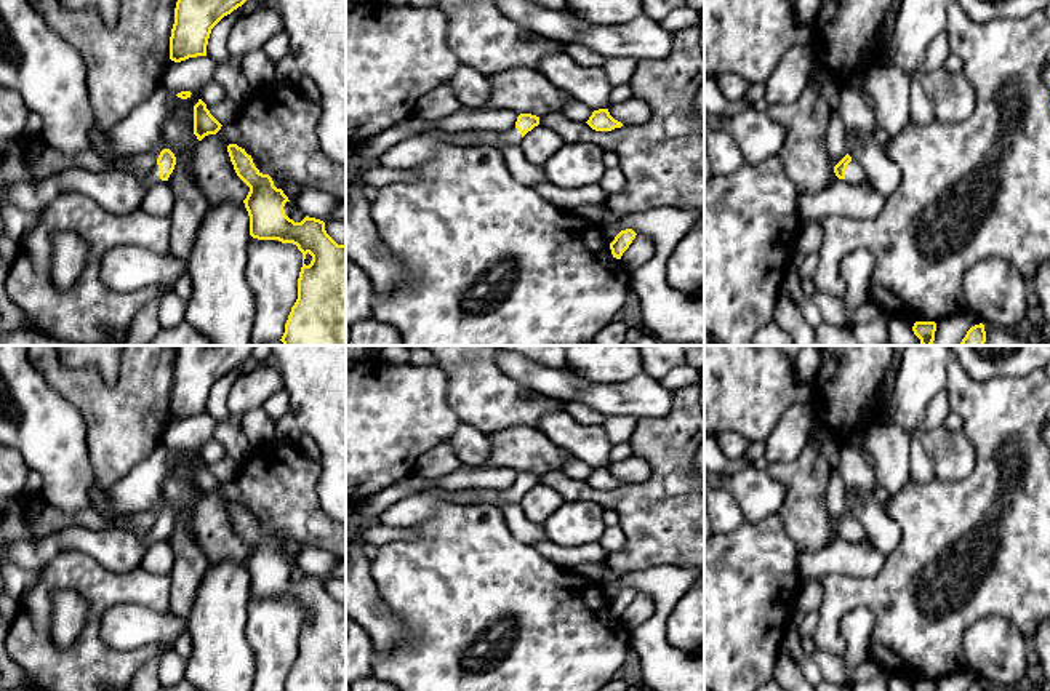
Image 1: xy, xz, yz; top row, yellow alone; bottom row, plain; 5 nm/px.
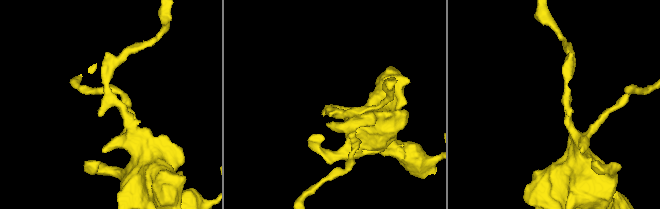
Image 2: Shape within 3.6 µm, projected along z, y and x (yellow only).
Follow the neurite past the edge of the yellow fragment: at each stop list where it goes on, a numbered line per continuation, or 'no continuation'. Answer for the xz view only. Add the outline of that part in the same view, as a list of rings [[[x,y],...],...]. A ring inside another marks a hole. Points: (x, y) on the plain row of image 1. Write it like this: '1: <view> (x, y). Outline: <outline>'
1: xz (512, 495). Outline: [[[514,485],[509,489],[504,491],[495,491],[495,489],[471,489],[475,493],[475,502],[477,504],[491,504],[491,505],[501,505],[504,502],[520,502],[522,493]]]

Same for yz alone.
1: yz (855, 533). Outline: [[[852,518],[847,523],[845,537],[844,539],[847,542],[850,542],[850,544],[860,544],[861,545],[864,536],[866,536],[864,528],[855,518]]]

